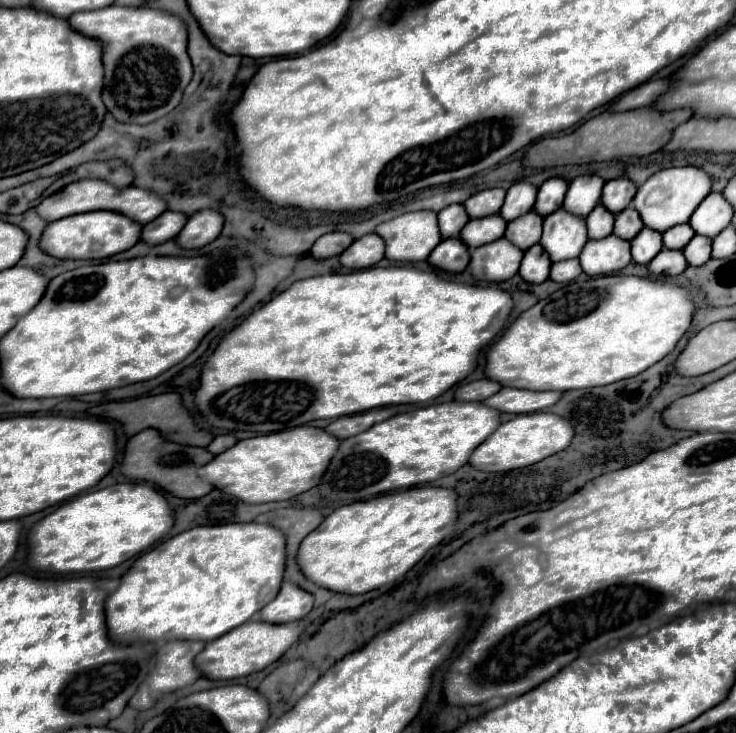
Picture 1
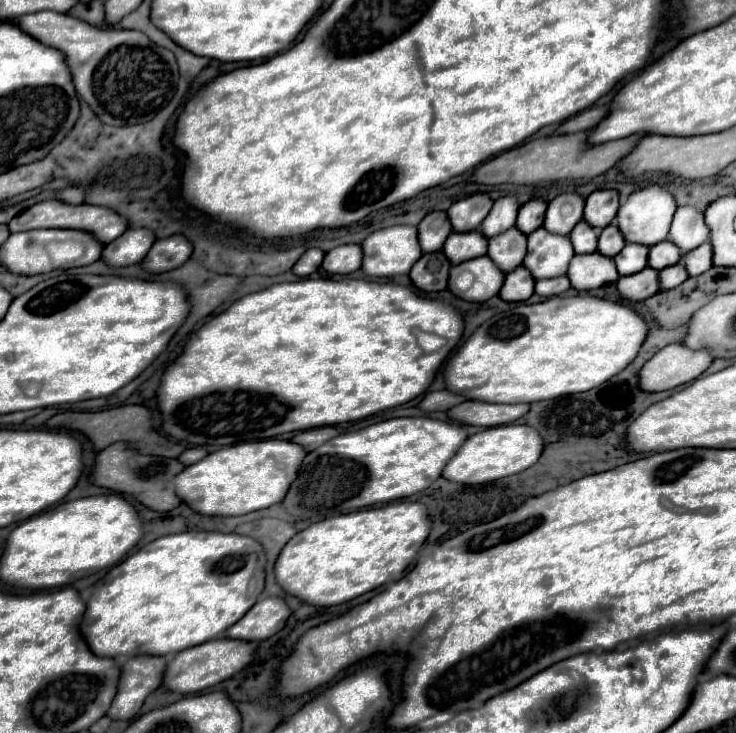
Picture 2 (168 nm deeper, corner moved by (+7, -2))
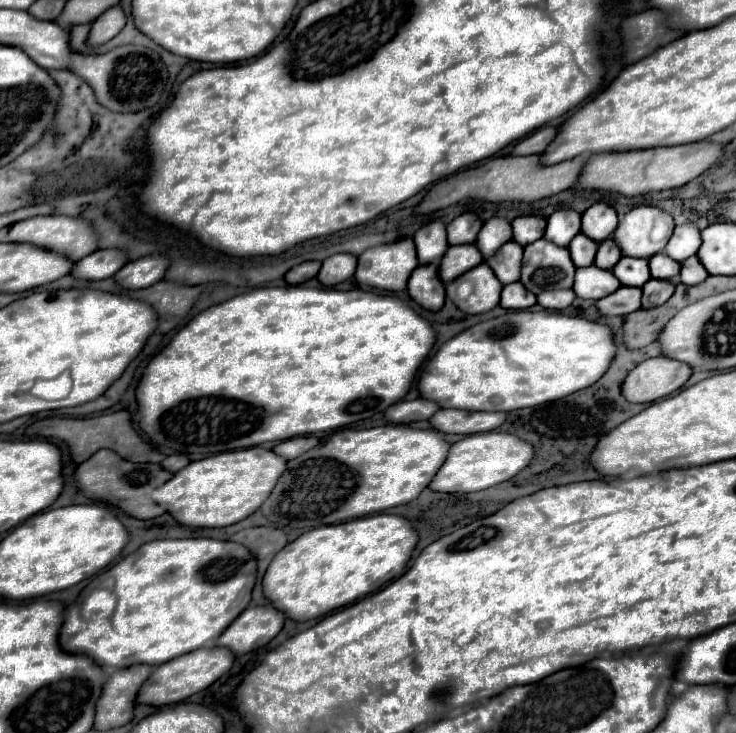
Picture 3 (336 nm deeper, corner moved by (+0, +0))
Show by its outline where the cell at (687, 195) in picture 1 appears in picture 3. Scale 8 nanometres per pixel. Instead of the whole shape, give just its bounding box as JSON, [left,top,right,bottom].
[613,205,675,259]

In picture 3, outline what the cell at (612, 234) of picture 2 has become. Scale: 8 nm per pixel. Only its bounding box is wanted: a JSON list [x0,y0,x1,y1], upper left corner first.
[595,237,621,269]

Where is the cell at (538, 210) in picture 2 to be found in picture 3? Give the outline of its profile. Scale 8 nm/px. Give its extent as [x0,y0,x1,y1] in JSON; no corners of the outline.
[513,217,545,247]

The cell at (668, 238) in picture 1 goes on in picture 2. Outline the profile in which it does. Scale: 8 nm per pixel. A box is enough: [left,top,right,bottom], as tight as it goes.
[648,241,682,269]

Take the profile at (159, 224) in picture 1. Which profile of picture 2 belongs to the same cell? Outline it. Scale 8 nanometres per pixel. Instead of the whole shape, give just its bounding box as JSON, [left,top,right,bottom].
[102,229,156,267]

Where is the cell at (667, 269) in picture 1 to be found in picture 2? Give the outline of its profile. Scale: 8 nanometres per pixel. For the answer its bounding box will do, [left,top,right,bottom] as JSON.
[618,267,660,301]

